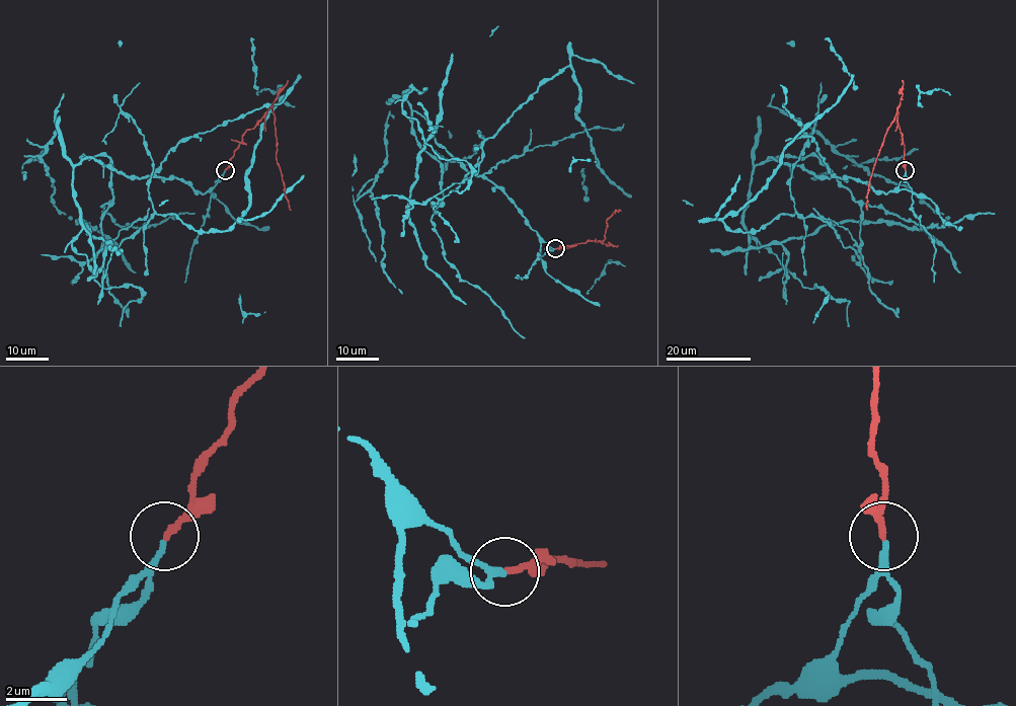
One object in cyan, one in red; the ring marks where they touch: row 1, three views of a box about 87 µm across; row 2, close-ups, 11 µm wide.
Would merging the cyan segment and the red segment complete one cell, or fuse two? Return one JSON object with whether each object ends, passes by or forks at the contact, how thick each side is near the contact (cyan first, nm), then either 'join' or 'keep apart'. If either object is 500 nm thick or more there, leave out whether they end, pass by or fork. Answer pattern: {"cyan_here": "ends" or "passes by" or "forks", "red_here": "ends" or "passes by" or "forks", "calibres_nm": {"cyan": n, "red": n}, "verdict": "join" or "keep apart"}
{"cyan_here": "ends", "red_here": "ends", "calibres_nm": {"cyan": 190, "red": 200}, "verdict": "keep apart"}

